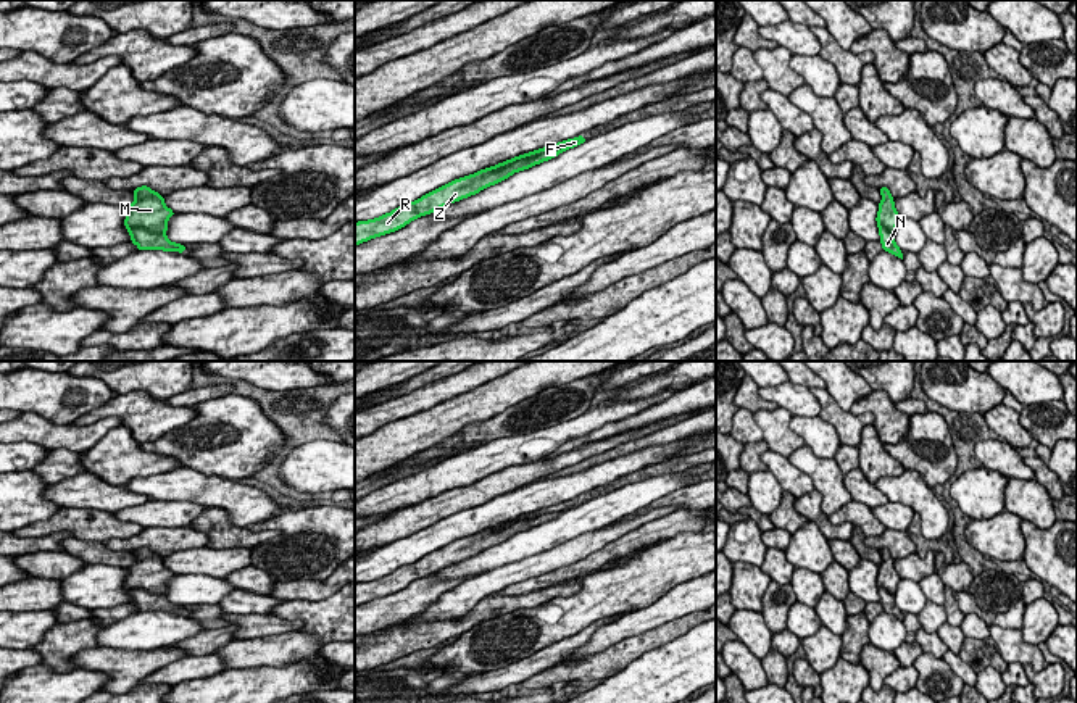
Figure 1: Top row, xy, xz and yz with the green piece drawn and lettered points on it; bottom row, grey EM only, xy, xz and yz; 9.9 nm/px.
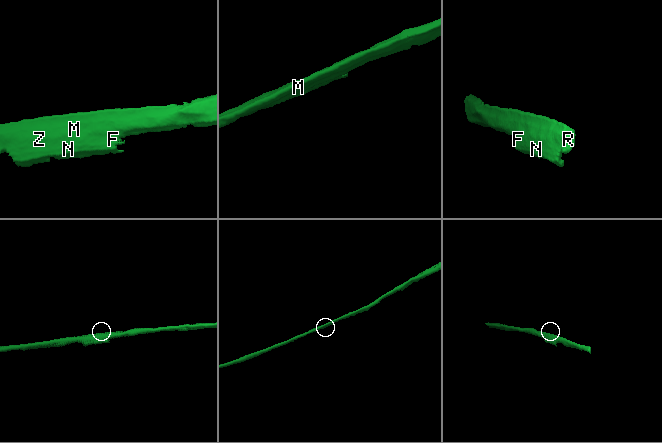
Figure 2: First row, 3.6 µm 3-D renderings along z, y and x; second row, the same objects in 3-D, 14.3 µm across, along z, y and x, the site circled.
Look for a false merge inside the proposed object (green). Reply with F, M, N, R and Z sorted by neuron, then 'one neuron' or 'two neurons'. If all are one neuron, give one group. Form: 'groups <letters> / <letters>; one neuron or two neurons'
groups F N / M R Z; two neurons

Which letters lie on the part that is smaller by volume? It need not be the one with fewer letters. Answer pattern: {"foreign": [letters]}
{"foreign": ["F", "N"]}

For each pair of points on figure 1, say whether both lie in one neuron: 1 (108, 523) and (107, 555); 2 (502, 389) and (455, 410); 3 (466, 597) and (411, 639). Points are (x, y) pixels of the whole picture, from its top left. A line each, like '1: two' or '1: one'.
1: two
2: one
3: two

